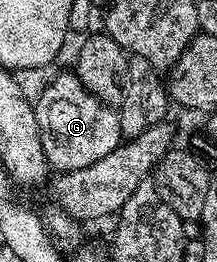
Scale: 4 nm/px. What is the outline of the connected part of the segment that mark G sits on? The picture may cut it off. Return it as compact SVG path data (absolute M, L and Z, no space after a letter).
M67 70L59 76L54 76L46 84L46 89L39 94L38 100L33 101L36 122L40 130L40 146L44 150L44 158L51 169L55 168L55 173L82 170L86 166L92 166L94 162L99 162L106 154L116 150L124 140L120 130L120 118L118 112L111 105L104 103L100 97L89 88L84 86L84 82L73 71Z

